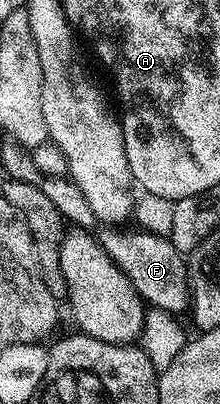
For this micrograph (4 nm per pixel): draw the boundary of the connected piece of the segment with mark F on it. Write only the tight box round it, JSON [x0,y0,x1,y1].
[99,228,191,315]

